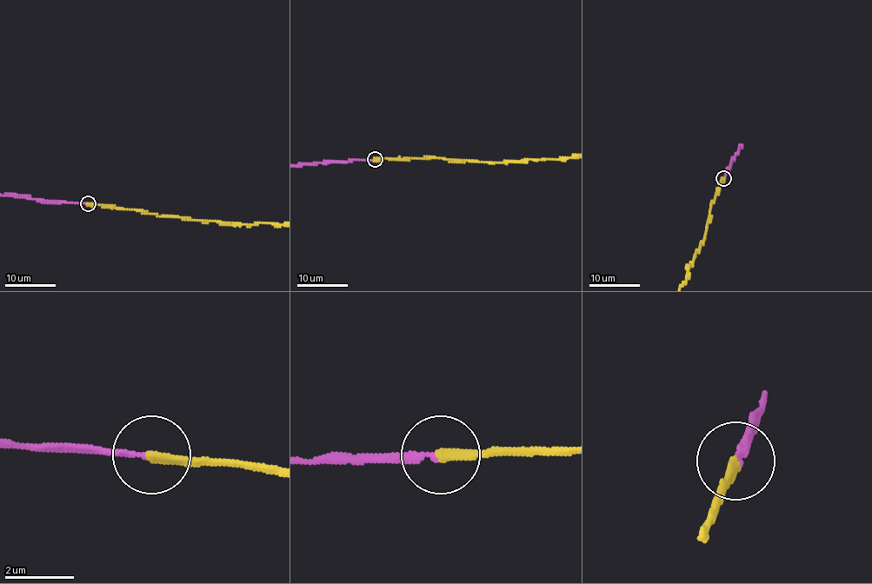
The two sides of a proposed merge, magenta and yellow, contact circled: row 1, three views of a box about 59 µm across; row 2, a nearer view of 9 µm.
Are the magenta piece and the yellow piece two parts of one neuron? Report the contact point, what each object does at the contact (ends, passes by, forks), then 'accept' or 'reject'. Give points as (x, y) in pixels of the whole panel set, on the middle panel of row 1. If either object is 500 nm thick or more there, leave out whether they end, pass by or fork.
place (375, 159); magenta ends; yellow ends; accept

